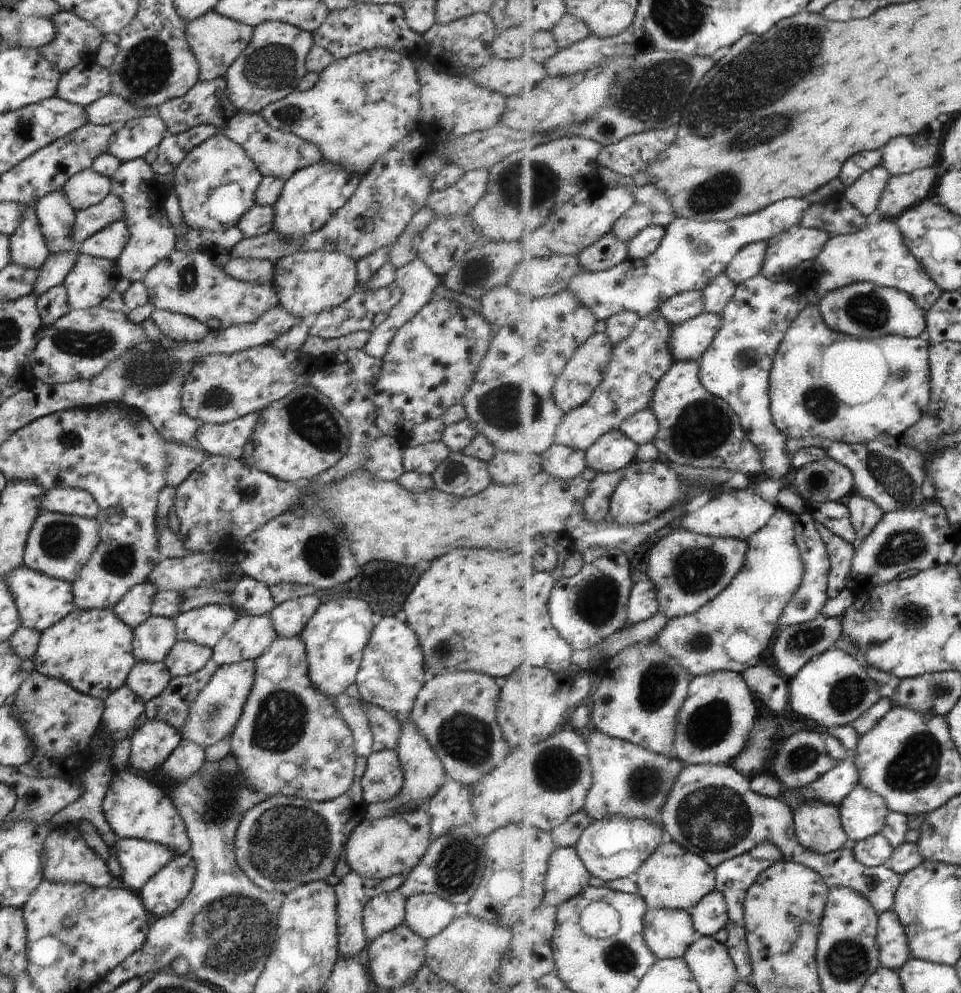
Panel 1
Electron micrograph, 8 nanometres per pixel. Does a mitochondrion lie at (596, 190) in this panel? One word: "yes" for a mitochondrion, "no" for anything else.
no

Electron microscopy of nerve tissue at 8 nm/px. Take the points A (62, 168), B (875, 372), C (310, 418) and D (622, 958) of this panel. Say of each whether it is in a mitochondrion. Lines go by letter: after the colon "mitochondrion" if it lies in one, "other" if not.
A: other
B: other
C: mitochondrion
D: mitochondrion

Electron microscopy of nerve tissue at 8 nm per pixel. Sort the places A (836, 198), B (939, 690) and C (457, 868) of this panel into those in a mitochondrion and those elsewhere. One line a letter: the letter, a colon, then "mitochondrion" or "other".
A: other
B: mitochondrion
C: mitochondrion

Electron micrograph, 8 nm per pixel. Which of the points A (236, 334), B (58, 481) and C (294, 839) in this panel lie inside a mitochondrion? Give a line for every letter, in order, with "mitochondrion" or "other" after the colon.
A: other
B: other
C: mitochondrion

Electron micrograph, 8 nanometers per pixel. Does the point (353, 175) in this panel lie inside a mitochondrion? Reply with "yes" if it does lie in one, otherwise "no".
no

